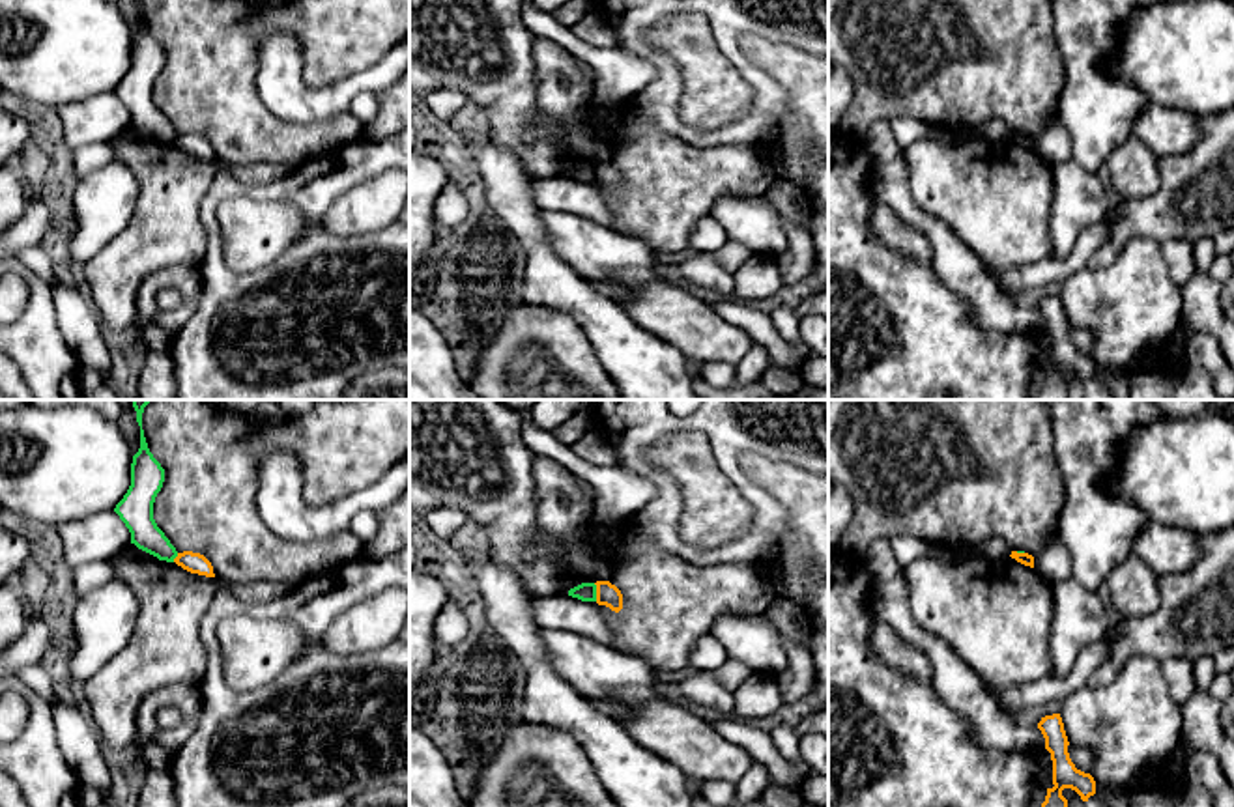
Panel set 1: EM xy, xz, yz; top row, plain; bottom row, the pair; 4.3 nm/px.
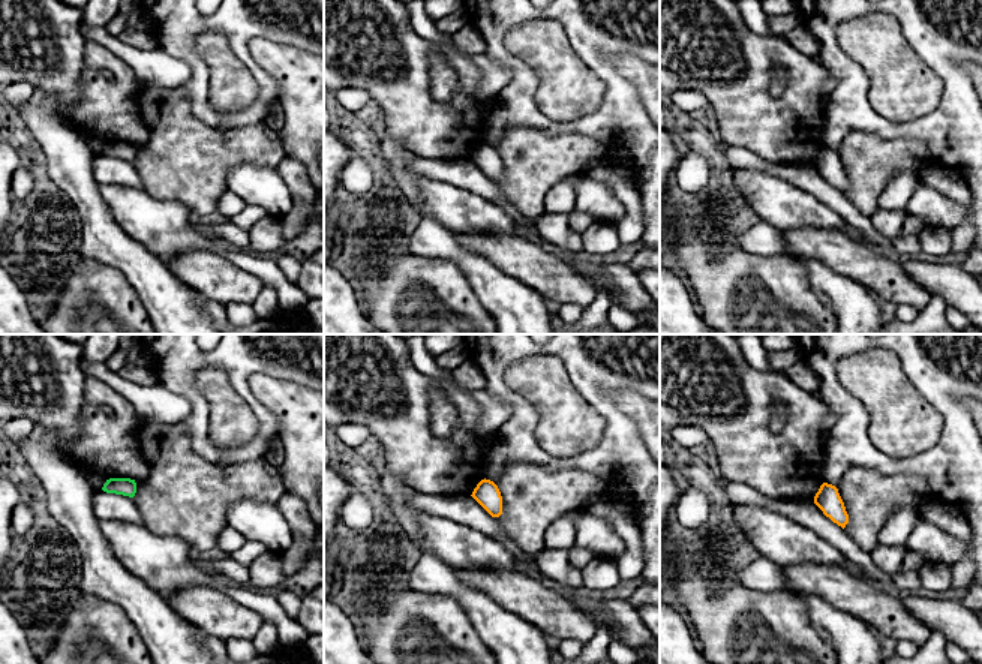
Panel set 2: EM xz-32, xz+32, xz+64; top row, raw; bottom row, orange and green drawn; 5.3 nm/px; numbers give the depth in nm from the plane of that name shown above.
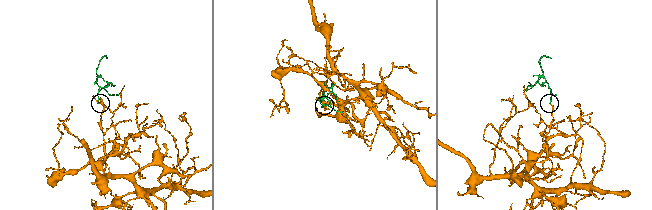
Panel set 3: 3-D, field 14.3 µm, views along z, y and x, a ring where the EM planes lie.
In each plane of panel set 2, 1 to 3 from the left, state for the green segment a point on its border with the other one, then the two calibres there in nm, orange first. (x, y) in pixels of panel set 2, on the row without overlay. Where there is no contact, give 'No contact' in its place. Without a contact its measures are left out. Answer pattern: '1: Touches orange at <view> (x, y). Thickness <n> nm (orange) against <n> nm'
1: No contact
2: No contact
3: No contact

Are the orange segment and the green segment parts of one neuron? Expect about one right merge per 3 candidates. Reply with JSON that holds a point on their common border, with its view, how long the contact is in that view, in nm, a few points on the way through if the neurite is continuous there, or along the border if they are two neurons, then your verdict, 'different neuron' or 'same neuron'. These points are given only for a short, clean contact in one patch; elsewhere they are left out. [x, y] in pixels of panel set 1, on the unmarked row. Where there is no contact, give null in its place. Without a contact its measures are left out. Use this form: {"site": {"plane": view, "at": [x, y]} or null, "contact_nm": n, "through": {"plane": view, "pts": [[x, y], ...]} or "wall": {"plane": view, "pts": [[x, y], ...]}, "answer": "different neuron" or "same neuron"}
{"site": {"plane": "xz", "at": [597, 174]}, "contact_nm": 80, "wall": {"plane": "xz", "pts": [[593, 165], [597, 182]]}, "answer": "different neuron"}

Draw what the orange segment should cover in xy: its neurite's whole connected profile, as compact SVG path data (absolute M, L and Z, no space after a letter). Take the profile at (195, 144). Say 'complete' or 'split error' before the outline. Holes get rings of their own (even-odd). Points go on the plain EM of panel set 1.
complete | M193 133L178 134L174 144L191 155L215 159L211 144L200 134Z

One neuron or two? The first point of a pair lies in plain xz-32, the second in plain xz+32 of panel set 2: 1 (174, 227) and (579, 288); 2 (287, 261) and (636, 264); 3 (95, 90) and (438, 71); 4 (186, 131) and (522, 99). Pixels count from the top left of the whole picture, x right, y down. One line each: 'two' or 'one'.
1: two
2: two
3: one
4: two

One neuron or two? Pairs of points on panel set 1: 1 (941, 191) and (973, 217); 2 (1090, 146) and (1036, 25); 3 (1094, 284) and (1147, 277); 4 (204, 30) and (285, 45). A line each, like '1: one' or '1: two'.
1: one
2: two
3: one
4: two

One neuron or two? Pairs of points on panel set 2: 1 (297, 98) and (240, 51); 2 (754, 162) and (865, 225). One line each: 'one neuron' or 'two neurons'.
1: two neurons
2: one neuron

